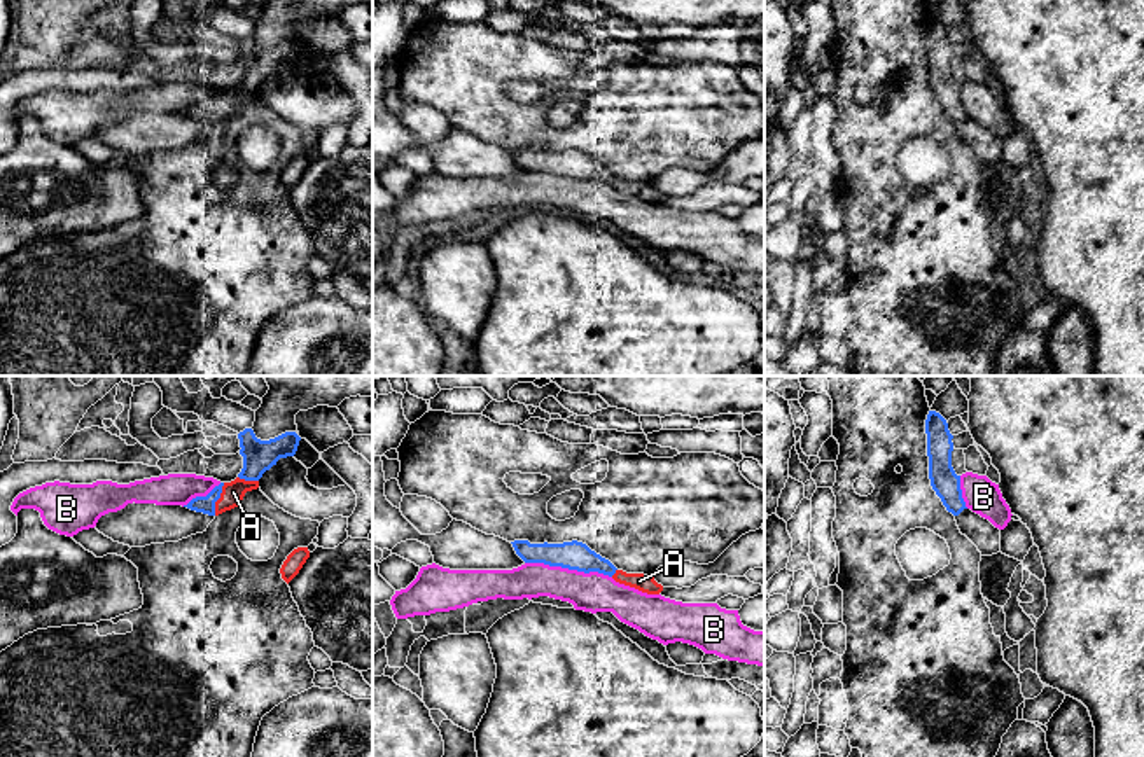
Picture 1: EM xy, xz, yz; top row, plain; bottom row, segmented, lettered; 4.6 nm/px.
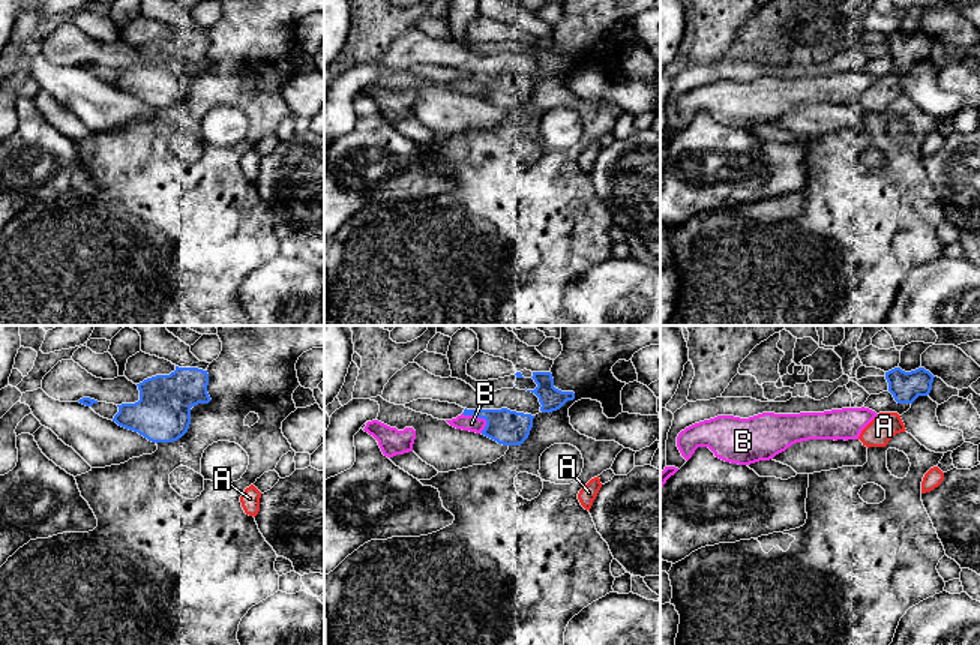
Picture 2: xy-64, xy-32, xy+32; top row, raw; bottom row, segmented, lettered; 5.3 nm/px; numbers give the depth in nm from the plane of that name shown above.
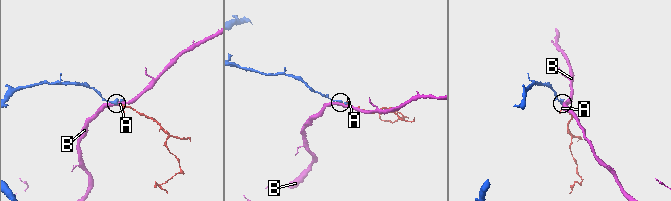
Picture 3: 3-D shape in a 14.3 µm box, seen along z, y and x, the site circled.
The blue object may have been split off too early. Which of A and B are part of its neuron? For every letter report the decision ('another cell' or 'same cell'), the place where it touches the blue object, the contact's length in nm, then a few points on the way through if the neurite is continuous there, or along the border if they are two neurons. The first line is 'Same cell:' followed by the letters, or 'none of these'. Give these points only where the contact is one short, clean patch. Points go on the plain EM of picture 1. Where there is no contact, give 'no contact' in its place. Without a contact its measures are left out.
Same cell: A
A: same cell | xy (219, 105) | 160 nm
B: another cell | xz (569, 177) | 400 nm

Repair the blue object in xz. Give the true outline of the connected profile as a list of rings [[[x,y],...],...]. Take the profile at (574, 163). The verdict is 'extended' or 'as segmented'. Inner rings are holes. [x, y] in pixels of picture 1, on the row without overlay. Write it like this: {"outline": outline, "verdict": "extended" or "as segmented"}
{"outline": [[[514,149],[511,152],[525,171],[544,171],[584,182],[598,180],[612,185],[619,192],[635,196],[647,203],[659,203],[663,199],[663,194],[658,192],[652,184],[617,178],[609,168],[577,149],[563,152],[530,152],[528,149]]], "verdict": "extended"}

